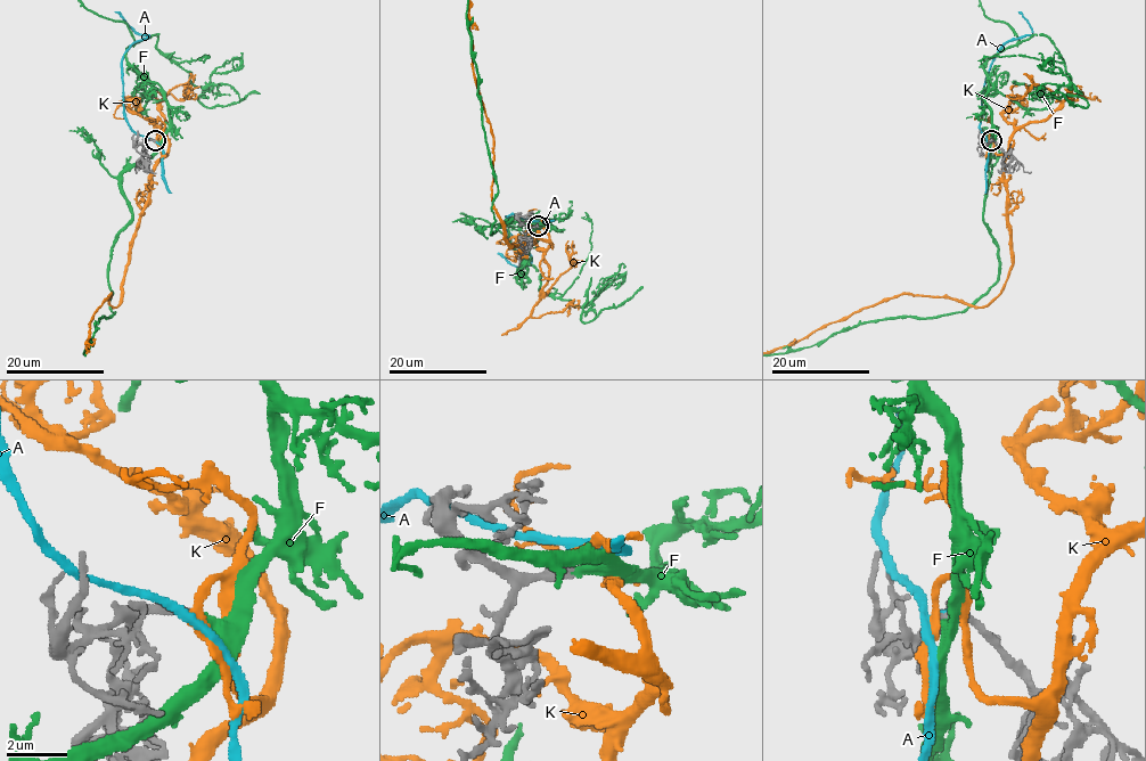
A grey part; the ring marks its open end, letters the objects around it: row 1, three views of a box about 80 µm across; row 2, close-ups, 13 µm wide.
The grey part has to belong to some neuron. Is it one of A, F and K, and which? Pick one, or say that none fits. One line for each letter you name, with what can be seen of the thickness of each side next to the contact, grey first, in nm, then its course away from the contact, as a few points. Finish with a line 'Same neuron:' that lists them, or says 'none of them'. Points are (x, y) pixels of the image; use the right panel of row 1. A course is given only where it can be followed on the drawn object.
F: 400 nm thick on the grey side, 280 nm on the other; it runs (991, 140), (985, 101), (990, 76), (983, 65), (1018, 37), (984, 14)
Same neuron: F

